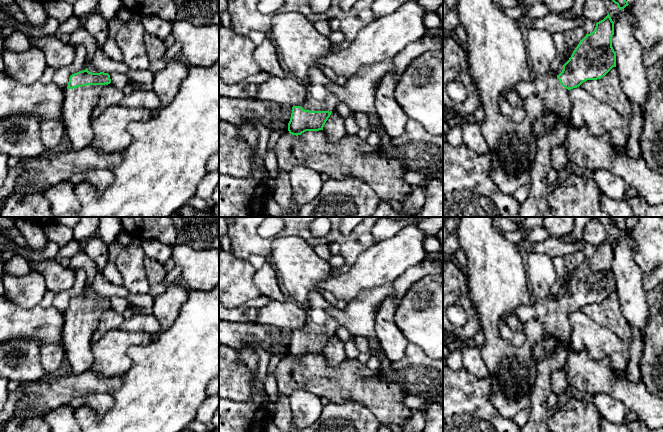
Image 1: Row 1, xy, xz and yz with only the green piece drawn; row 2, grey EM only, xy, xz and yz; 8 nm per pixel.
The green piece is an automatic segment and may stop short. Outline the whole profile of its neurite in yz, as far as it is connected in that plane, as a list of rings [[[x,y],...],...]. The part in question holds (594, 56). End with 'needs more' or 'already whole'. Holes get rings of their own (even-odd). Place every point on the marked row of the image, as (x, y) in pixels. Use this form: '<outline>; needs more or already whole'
[[[609,13],[596,23],[595,30],[586,34],[573,51],[569,60],[563,65],[559,75],[531,76],[528,81],[521,81],[515,90],[520,99],[525,101],[530,95],[537,95],[544,103],[544,111],[558,116],[558,121],[544,135],[537,139],[537,153],[530,172],[531,189],[526,201],[520,204],[519,217],[543,217],[548,209],[548,197],[552,186],[548,182],[548,173],[552,169],[551,151],[554,147],[563,146],[572,111],[572,99],[569,91],[579,87],[587,80],[597,80],[604,77],[613,67],[616,67],[616,52],[612,47],[614,22]]]; needs more

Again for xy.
[[[87,68],[70,76],[62,105],[62,120],[72,150],[90,146],[93,138],[91,114],[101,92],[110,83],[108,73],[92,73]]]; needs more

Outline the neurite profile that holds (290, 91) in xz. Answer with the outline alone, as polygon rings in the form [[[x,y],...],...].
[[[271,77],[258,85],[257,99],[282,105],[301,106],[306,97],[306,84],[294,77]]]

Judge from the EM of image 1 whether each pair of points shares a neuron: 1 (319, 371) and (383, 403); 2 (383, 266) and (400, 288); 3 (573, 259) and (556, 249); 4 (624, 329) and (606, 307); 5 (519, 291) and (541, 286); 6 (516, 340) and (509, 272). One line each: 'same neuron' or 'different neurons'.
1: same neuron
2: different neurons
3: different neurons
4: same neuron
5: different neurons
6: different neurons

